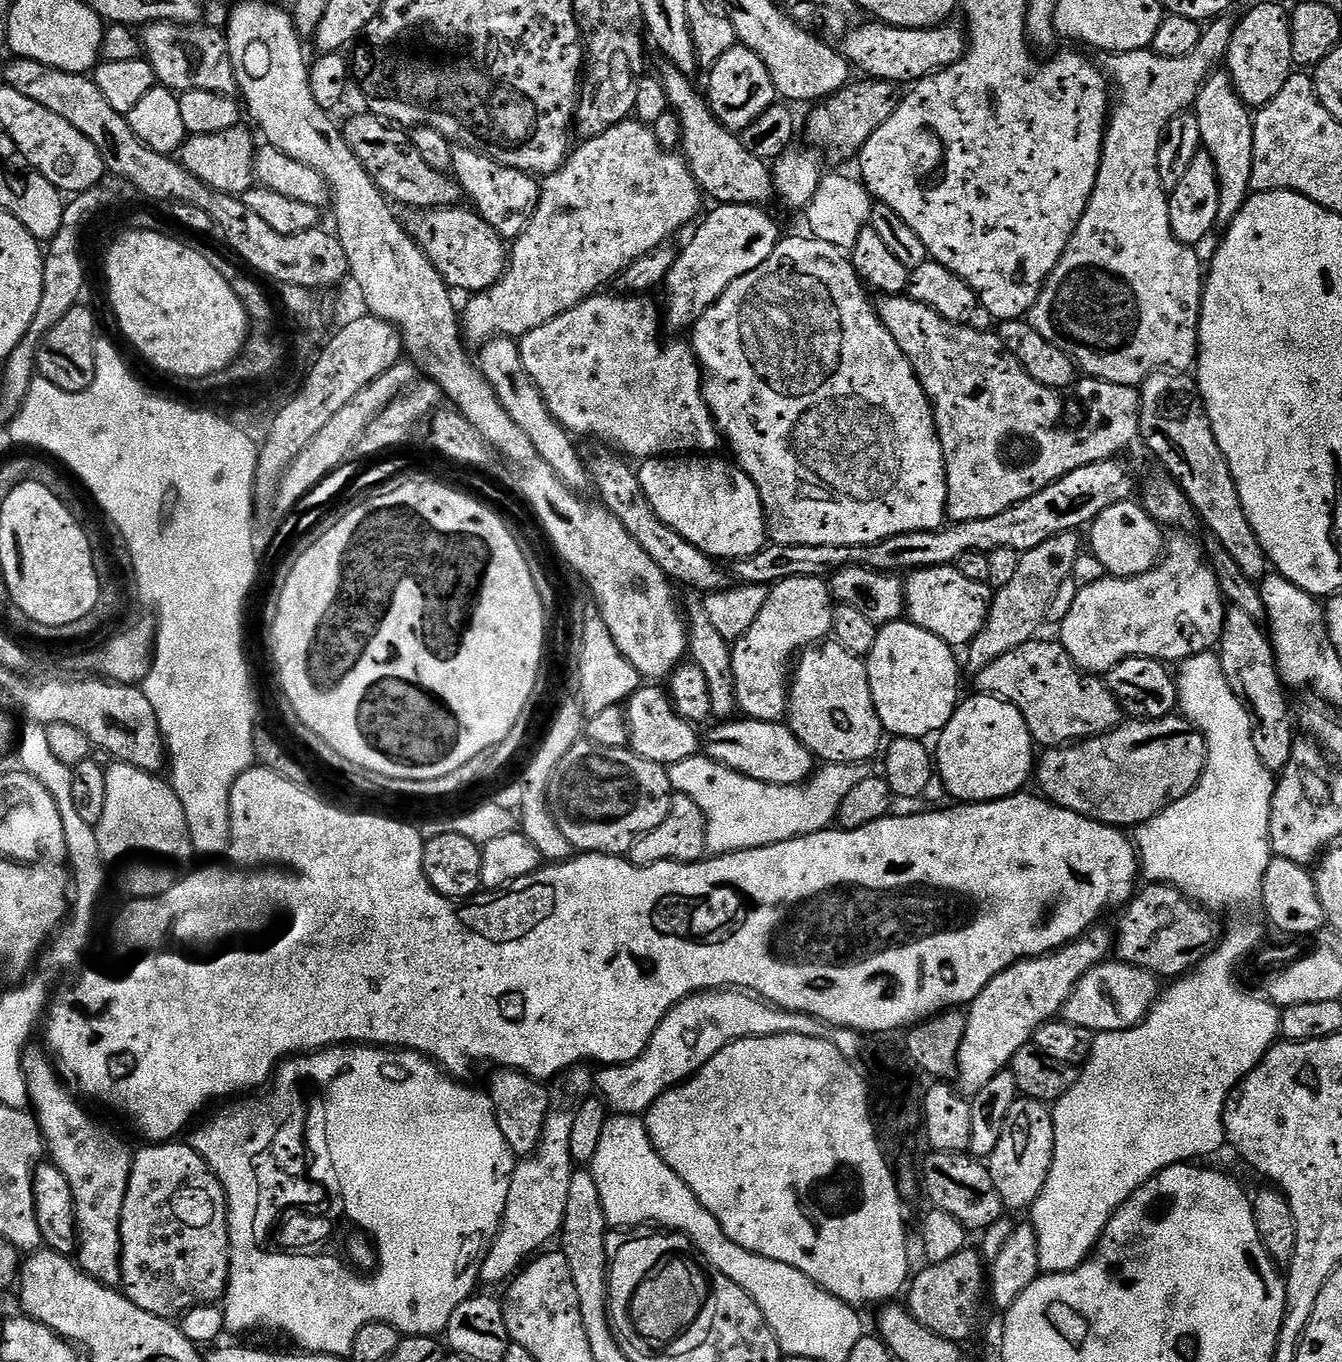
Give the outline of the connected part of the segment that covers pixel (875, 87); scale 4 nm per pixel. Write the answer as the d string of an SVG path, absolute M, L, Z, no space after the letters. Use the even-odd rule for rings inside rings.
M860 78L849 83L847 88L840 89L834 95L827 97L823 102L817 103L816 108L808 116L808 140L817 149L825 148L832 156L840 160L848 160L857 155L861 148L866 146L870 134L898 110L904 100L905 93L901 85L893 80L873 80Z

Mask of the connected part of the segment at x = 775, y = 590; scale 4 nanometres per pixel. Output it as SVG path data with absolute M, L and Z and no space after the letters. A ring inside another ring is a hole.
M803 576L771 585L766 606L762 606L758 618L754 618L754 626L731 645L739 711L750 720L781 723L790 707L790 673L794 658L799 657L802 650L827 641L833 632L834 597L827 579Z

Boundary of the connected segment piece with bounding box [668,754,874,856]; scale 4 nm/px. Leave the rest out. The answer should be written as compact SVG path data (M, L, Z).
M701 754L694 758L686 758L686 762L678 762L677 764L671 765L671 767L668 768L668 777L676 792L685 792L687 796L694 798L694 802L698 802L698 806L703 810L704 817L706 818L706 846L708 847L708 852L711 853L712 856L724 856L727 852L741 852L742 850L750 850L751 848L761 848L767 844L786 842L799 836L831 829L834 821L840 815L840 807L846 798L846 794L850 794L850 790L854 790L854 786L866 782L866 778L873 776L874 768L872 767L873 765L868 762L863 764L824 764L823 767L821 767L821 772L819 769L803 786L798 784L767 784L766 782L758 782L749 776L743 776L741 772L735 772L726 767L726 765L719 764L716 760L711 760L707 754Z

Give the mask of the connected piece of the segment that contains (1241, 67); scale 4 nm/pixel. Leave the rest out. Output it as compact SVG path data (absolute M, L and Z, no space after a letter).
M1256 4L1240 22L1238 20L1228 47L1226 70L1232 78L1232 84L1249 108L1259 110L1274 98L1278 98L1278 90L1282 90L1282 86L1286 86L1286 82L1294 75L1292 21L1289 9L1287 7L1284 9L1280 4Z

